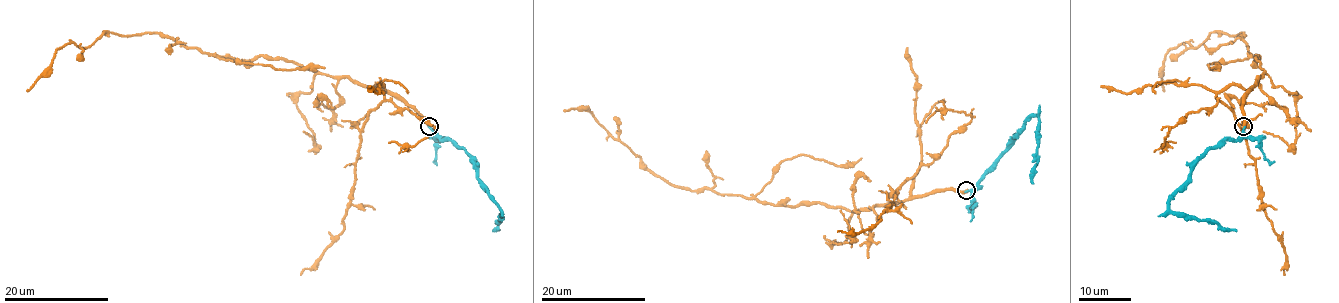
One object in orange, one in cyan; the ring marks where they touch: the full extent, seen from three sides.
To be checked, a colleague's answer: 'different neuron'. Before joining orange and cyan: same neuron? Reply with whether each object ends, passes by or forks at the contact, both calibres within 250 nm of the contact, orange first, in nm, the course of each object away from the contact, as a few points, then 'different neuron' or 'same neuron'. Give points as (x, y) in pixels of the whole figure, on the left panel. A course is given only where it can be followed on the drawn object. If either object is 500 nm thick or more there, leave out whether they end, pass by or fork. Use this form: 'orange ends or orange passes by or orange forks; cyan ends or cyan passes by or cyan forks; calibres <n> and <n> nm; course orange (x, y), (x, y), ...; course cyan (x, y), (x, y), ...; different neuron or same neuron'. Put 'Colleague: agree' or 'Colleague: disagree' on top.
Colleague: agree
orange ends; cyan ends; calibres 440 and 200 nm; course orange (429, 127), (347, 77), (220, 57), (158, 33), (60, 47), (27, 91); course cyan (429, 127), (441, 140), (451, 140), (474, 162), (476, 179), (501, 212), (496, 231); different neuron

